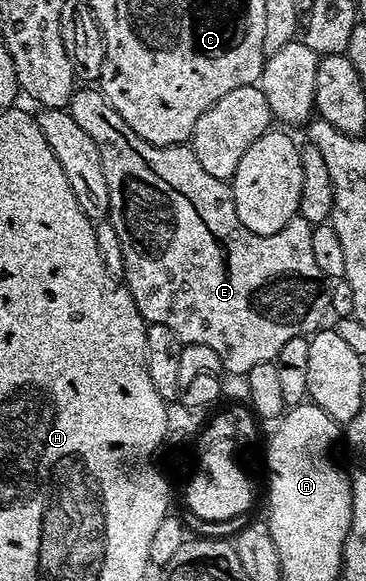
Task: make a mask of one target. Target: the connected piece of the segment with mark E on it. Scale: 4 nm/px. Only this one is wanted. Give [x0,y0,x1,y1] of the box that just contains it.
[68,86,332,376]

